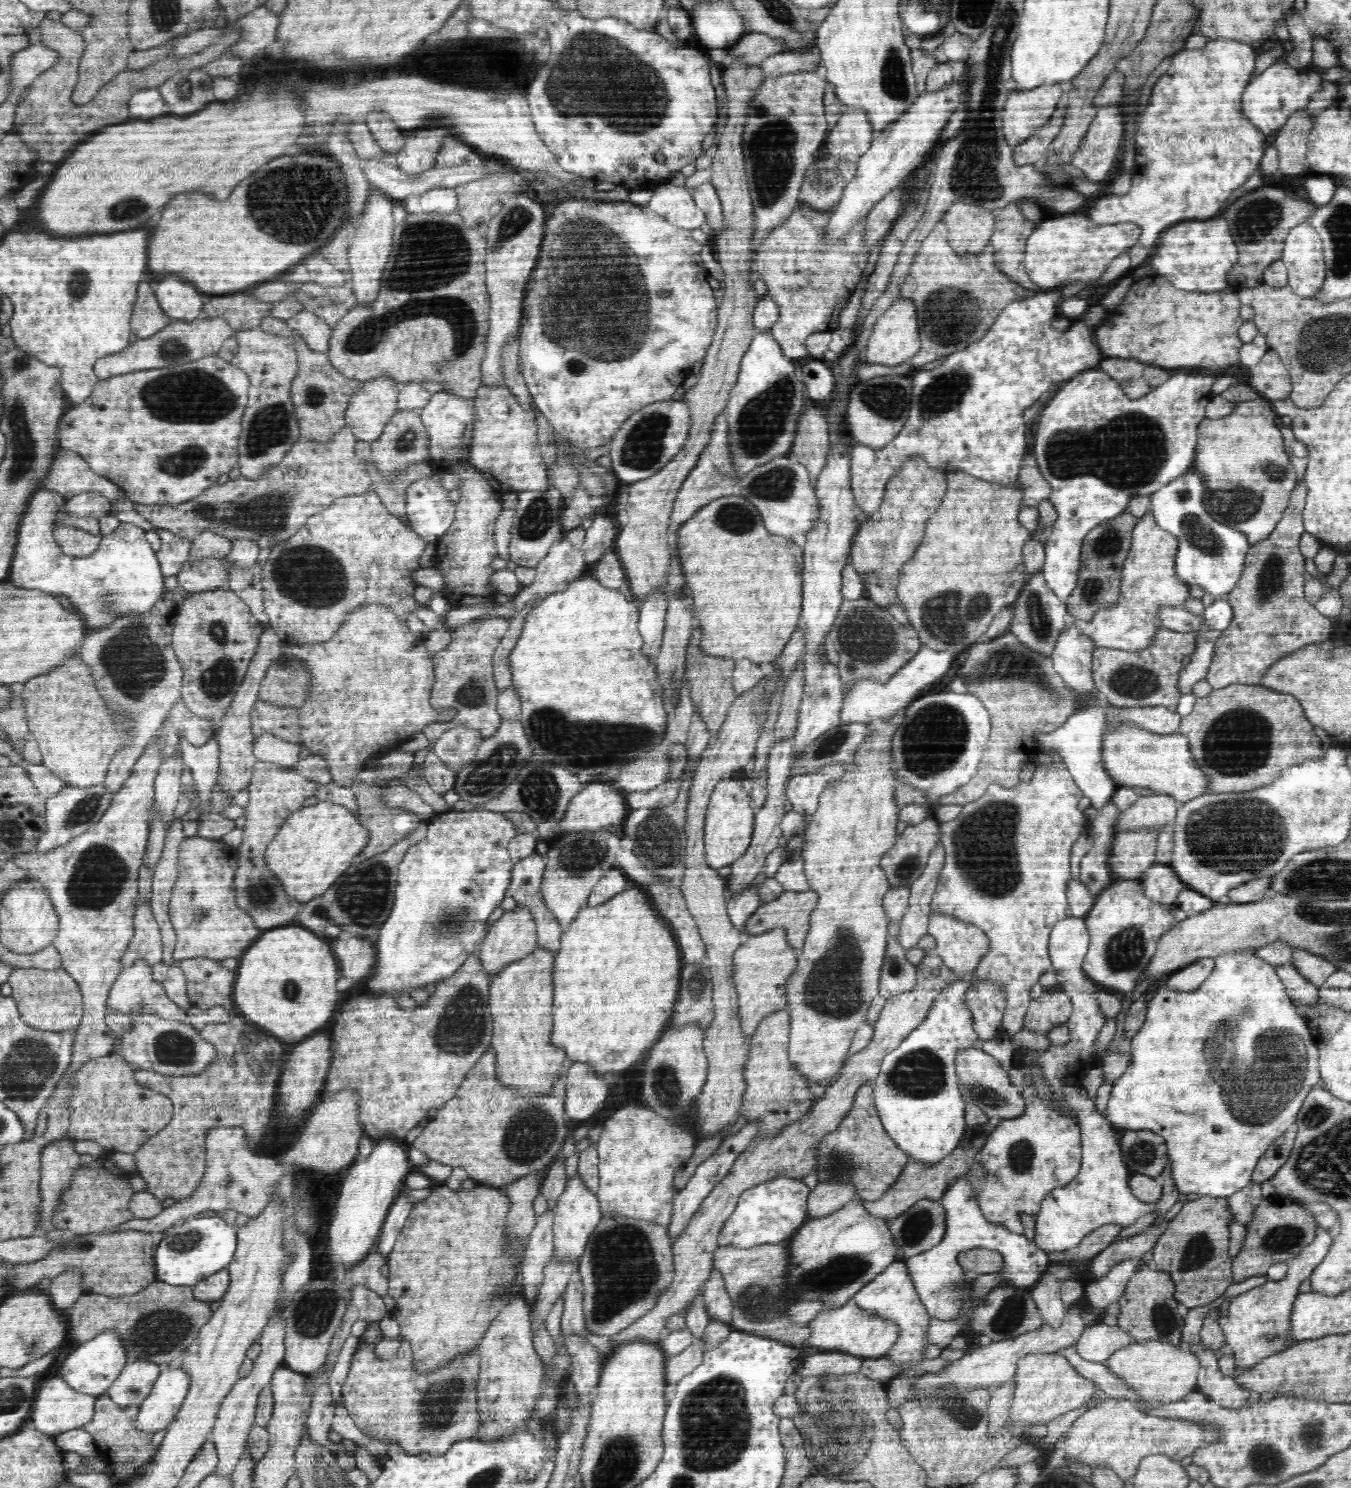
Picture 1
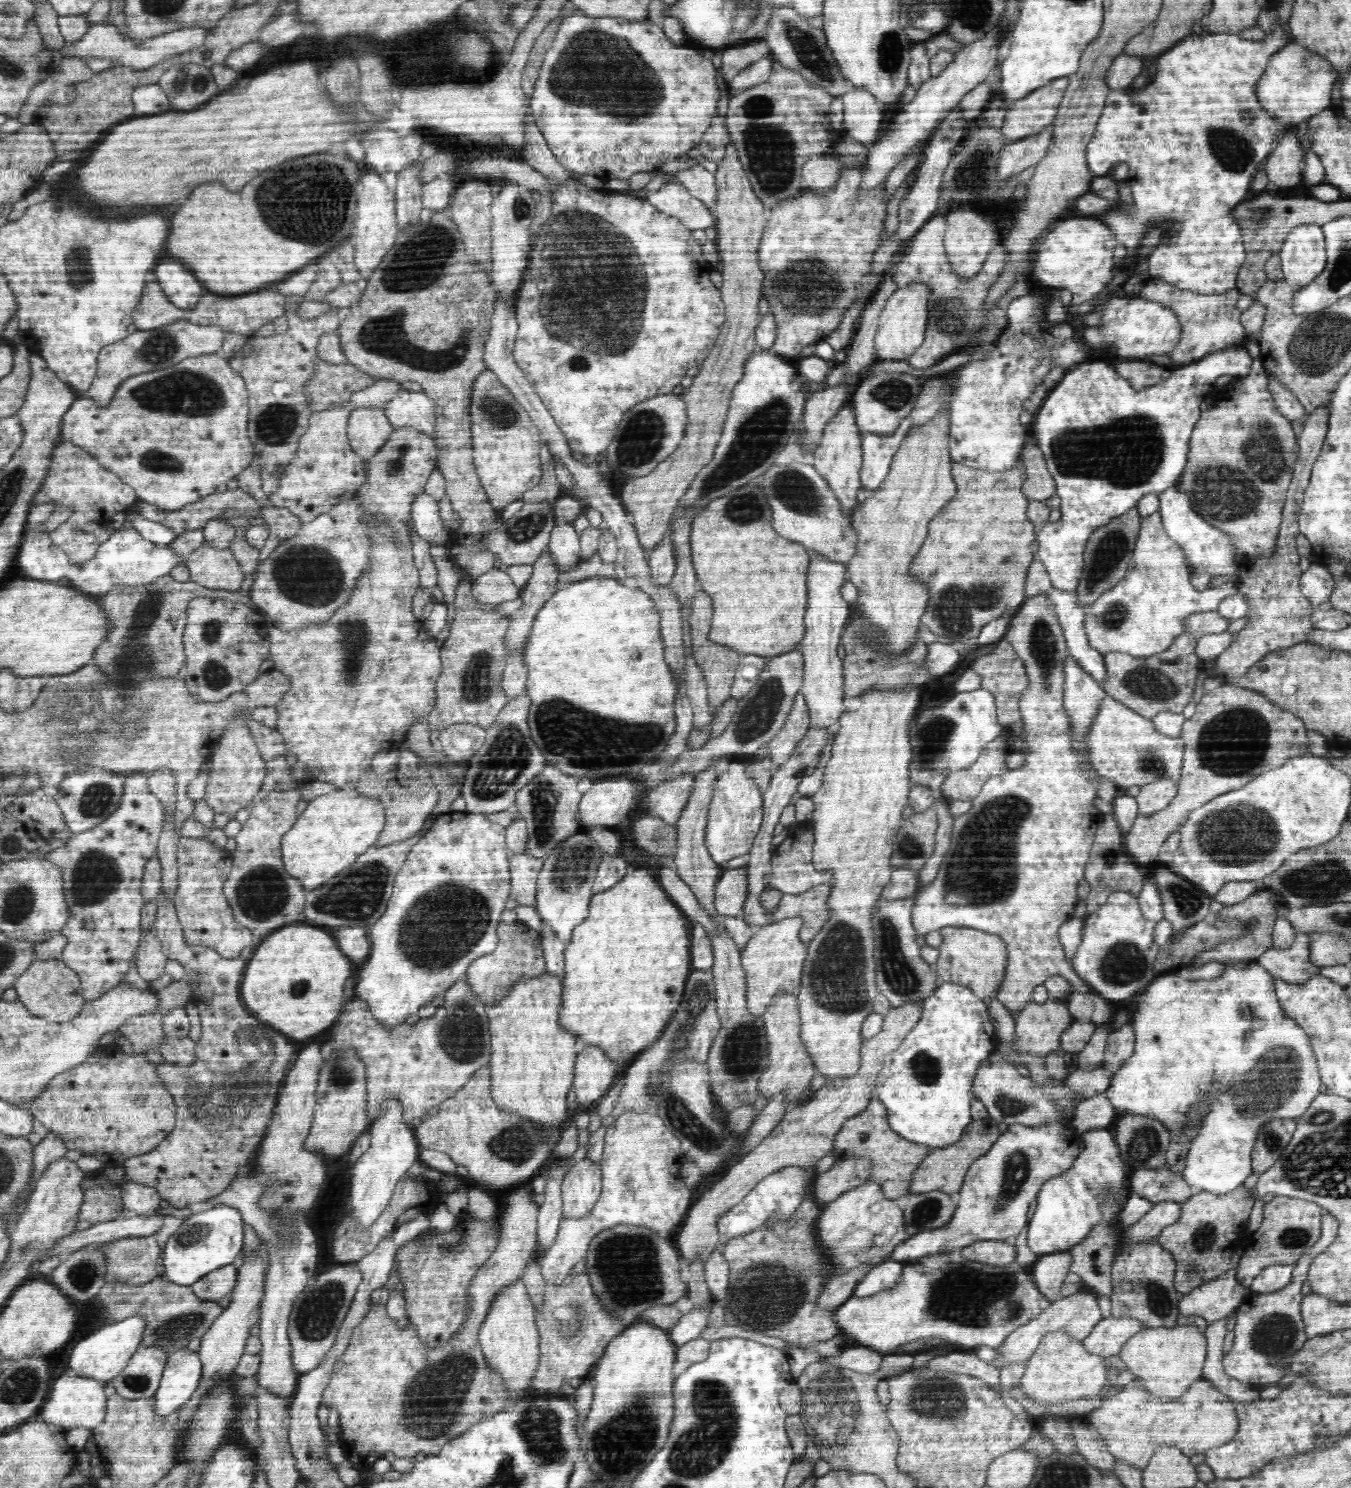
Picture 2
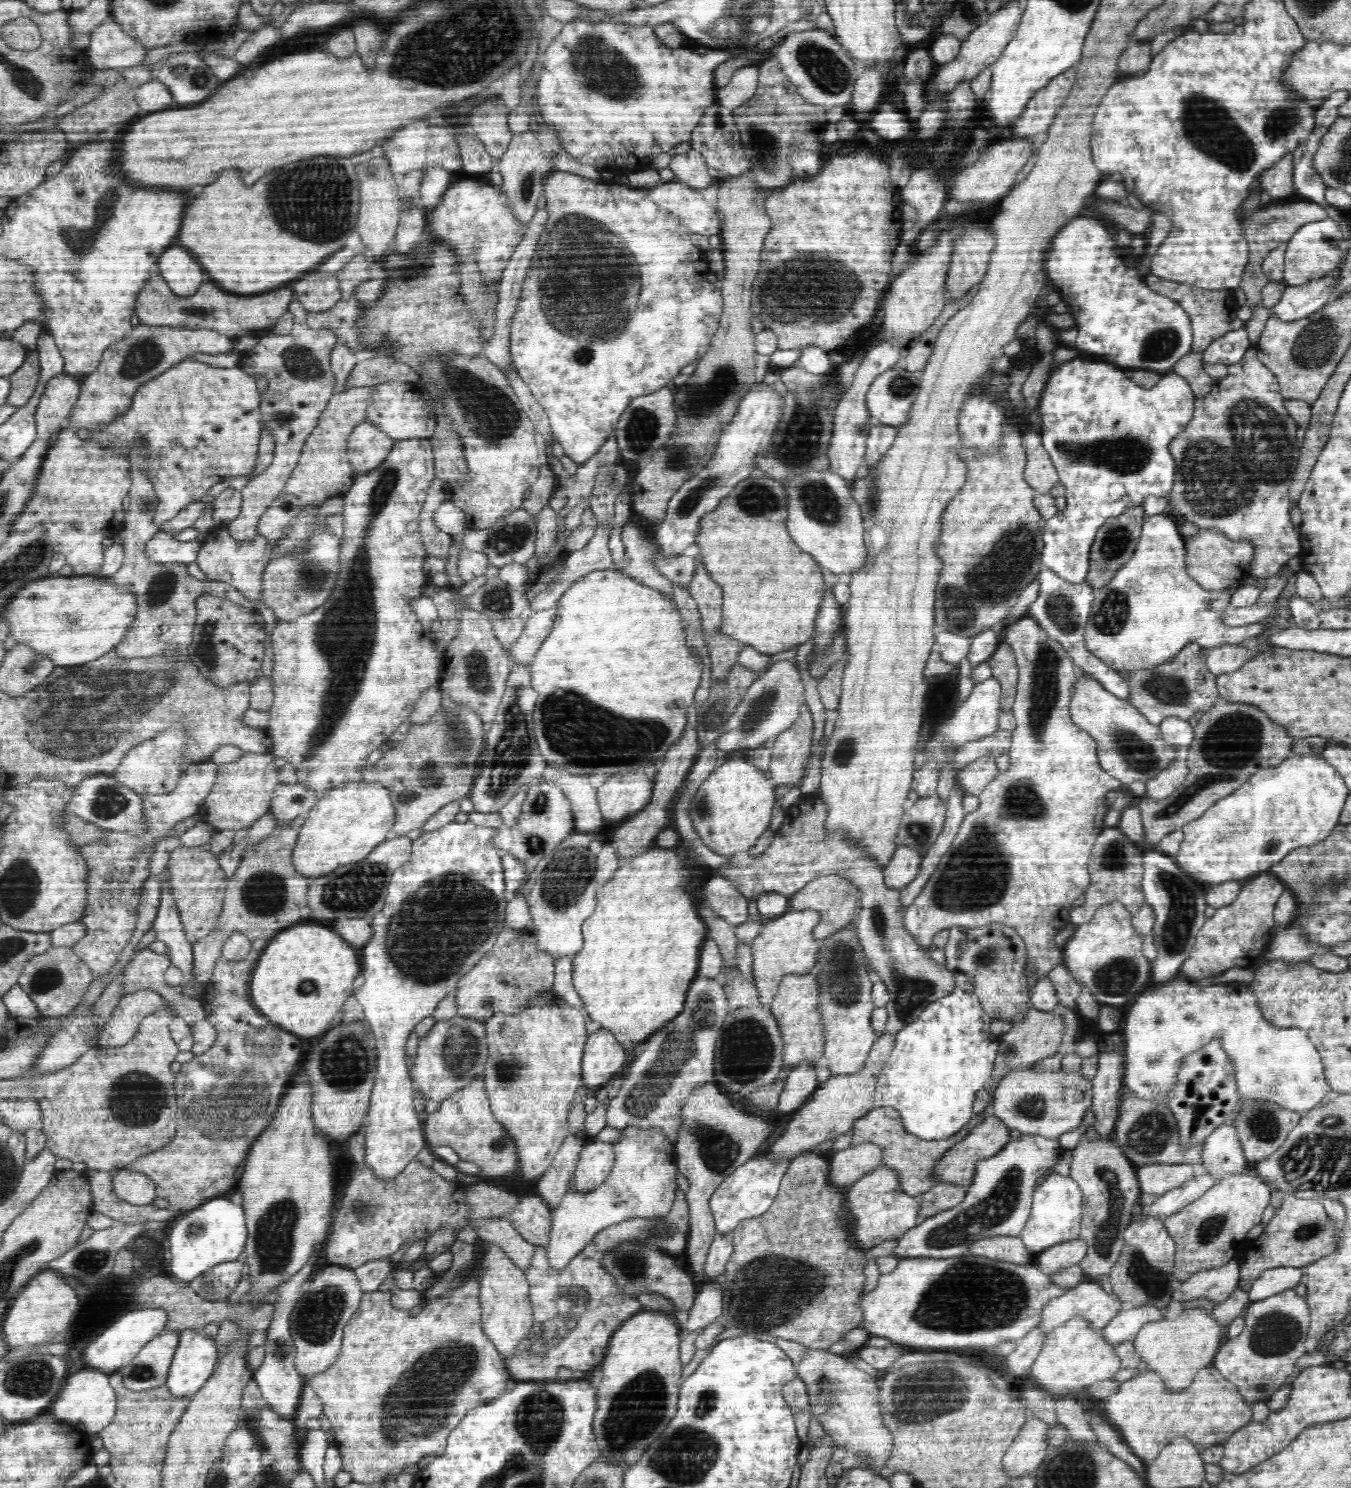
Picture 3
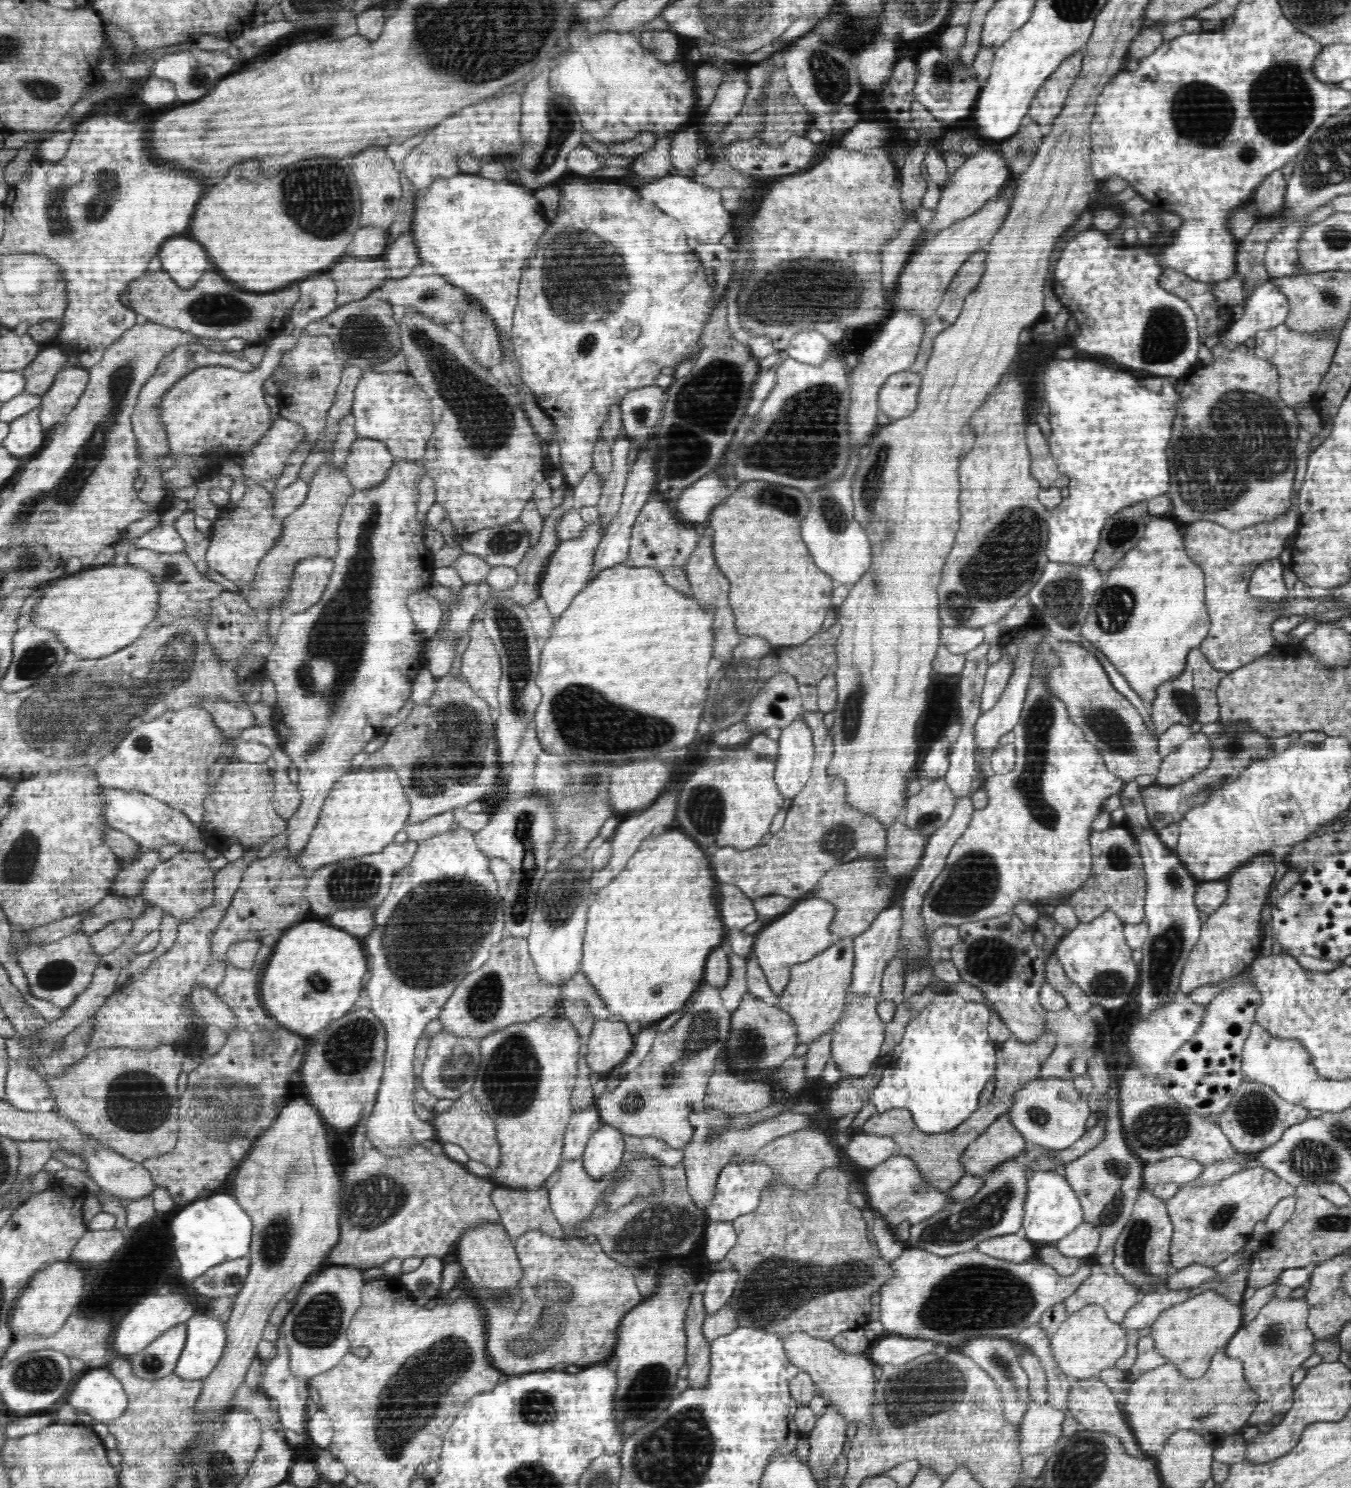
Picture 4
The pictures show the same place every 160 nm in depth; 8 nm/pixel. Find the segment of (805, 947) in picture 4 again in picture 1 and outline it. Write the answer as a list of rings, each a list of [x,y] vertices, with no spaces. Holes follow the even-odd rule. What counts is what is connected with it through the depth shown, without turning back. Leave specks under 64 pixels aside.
[[[786,927],[774,928],[756,936],[744,937],[733,957],[734,983],[739,999],[739,1019],[744,1035],[751,1037],[761,1020],[776,1009],[787,1006],[786,984],[798,966],[802,948],[792,948],[787,941]]]

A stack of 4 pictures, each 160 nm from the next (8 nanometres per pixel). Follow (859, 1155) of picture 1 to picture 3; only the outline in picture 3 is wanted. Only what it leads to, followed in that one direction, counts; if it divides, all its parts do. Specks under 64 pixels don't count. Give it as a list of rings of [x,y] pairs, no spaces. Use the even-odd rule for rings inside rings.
[[[992,1102],[988,1104],[984,1112],[976,1113],[960,1129],[955,1135],[944,1137],[940,1140],[922,1140],[918,1136],[914,1136],[903,1127],[900,1113],[892,1107],[873,1107],[873,1109],[864,1115],[862,1119],[856,1119],[852,1127],[852,1143],[851,1146],[859,1146],[860,1144],[872,1143],[884,1153],[884,1158],[880,1162],[880,1166],[889,1166],[895,1170],[899,1170],[901,1174],[901,1186],[903,1186],[904,1193],[912,1196],[919,1196],[920,1194],[929,1192],[939,1183],[937,1180],[937,1172],[935,1167],[943,1160],[943,1156],[949,1150],[954,1148],[956,1144],[962,1143],[962,1140],[982,1123],[984,1119],[992,1114]]]

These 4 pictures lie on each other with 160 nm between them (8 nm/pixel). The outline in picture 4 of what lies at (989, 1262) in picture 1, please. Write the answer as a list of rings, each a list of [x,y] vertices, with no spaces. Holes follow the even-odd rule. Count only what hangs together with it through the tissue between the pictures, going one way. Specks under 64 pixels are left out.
[[[1023,1229],[1014,1234],[998,1235],[978,1243],[977,1249],[992,1258],[1021,1263],[1033,1260],[1036,1245],[1024,1236]]]

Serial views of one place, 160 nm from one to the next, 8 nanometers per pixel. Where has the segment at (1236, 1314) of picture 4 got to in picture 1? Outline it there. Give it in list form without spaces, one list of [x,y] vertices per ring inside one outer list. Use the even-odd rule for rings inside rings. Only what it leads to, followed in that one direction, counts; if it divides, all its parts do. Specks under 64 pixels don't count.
[[[1156,1338],[1146,1341],[1134,1341],[1114,1352],[1104,1363],[1112,1372],[1118,1373],[1123,1380],[1126,1380],[1127,1384],[1130,1384],[1130,1387],[1137,1392],[1137,1398],[1149,1406],[1168,1404],[1168,1402],[1183,1399],[1187,1394],[1194,1393],[1197,1390],[1200,1363],[1195,1353],[1181,1342],[1179,1345],[1174,1345],[1171,1341]]]

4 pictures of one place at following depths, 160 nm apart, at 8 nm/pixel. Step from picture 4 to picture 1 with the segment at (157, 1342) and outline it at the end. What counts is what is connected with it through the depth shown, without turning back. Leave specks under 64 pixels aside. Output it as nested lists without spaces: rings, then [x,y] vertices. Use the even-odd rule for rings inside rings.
[[[136,1360],[126,1364],[107,1395],[121,1407],[141,1405],[150,1394],[162,1366],[150,1360]]]

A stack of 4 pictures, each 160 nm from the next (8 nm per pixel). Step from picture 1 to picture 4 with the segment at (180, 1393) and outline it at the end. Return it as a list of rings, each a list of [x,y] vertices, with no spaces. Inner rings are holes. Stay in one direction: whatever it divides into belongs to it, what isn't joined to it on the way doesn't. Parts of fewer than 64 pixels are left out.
[[[194,1314],[188,1319],[187,1342],[179,1356],[174,1373],[182,1380],[205,1379],[218,1364],[226,1348],[224,1324],[208,1314]]]

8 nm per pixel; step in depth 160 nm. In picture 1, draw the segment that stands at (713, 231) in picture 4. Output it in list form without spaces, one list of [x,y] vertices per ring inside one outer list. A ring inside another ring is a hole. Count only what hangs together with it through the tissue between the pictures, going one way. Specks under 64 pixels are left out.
[[[668,181],[654,189],[652,199],[647,204],[647,208],[656,215],[686,230],[698,228],[707,220],[704,212],[696,207],[692,189],[674,186]]]

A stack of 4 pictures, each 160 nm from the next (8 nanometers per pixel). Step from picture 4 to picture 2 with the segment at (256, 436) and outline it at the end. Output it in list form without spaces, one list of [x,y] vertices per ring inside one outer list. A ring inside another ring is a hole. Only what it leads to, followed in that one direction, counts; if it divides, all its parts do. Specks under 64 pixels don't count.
[[[218,353],[193,356],[171,367],[147,372],[143,375],[136,375],[126,380],[115,392],[115,395],[107,406],[97,406],[95,402],[92,402],[92,399],[79,396],[64,413],[60,440],[70,440],[88,454],[92,454],[100,464],[111,469],[120,478],[120,481],[131,486],[140,501],[144,501],[146,504],[150,504],[160,511],[178,511],[186,507],[187,504],[195,503],[197,500],[211,495],[217,486],[232,480],[232,478],[237,478],[242,470],[250,466],[252,458],[255,456],[255,451],[250,435],[247,432],[248,404],[249,392],[247,391],[245,380],[240,373],[236,372],[230,366],[230,360],[223,358]]]

